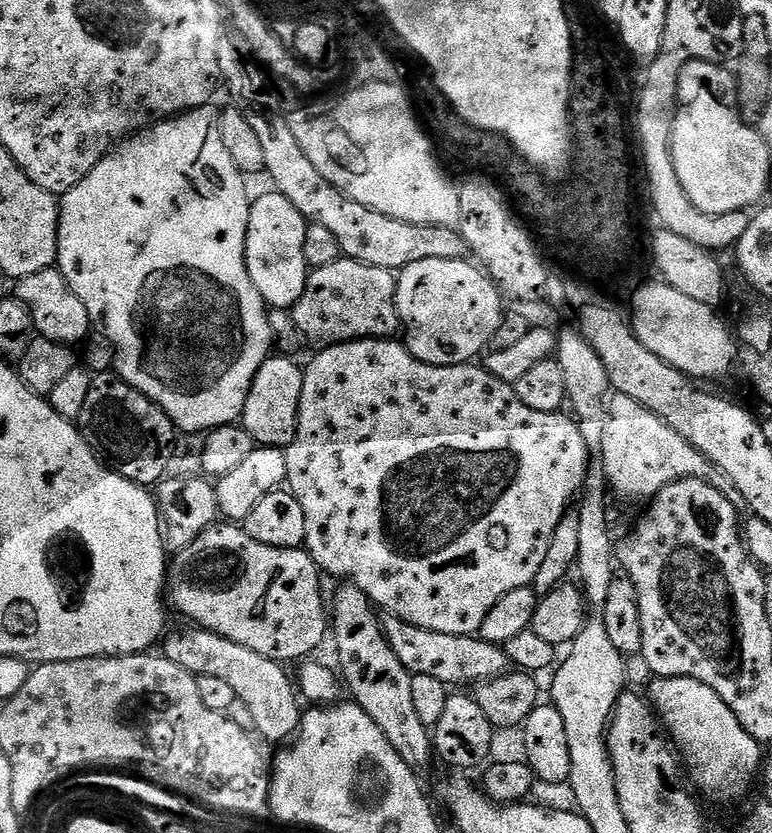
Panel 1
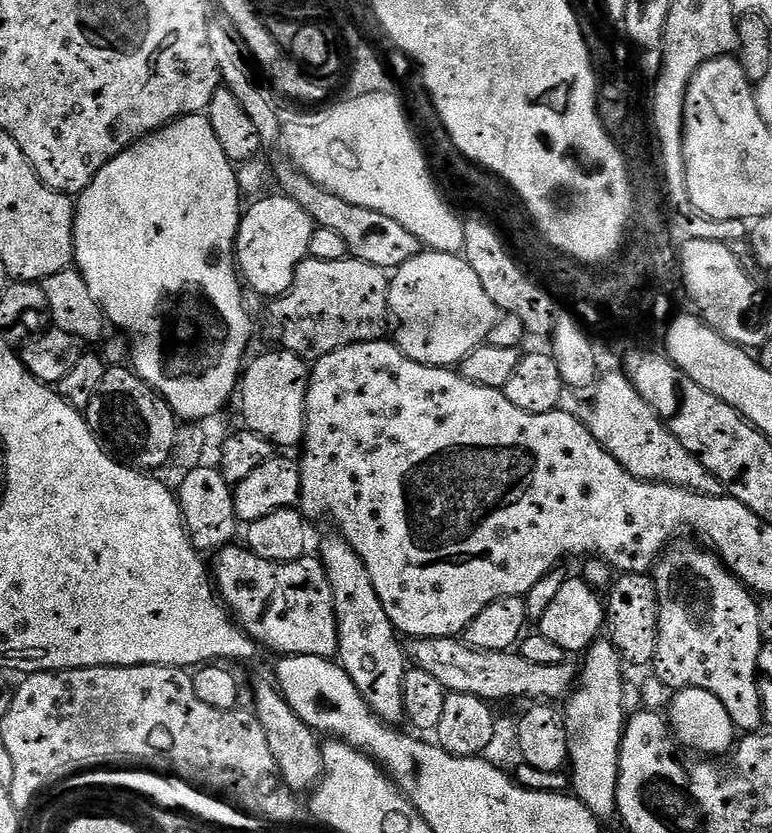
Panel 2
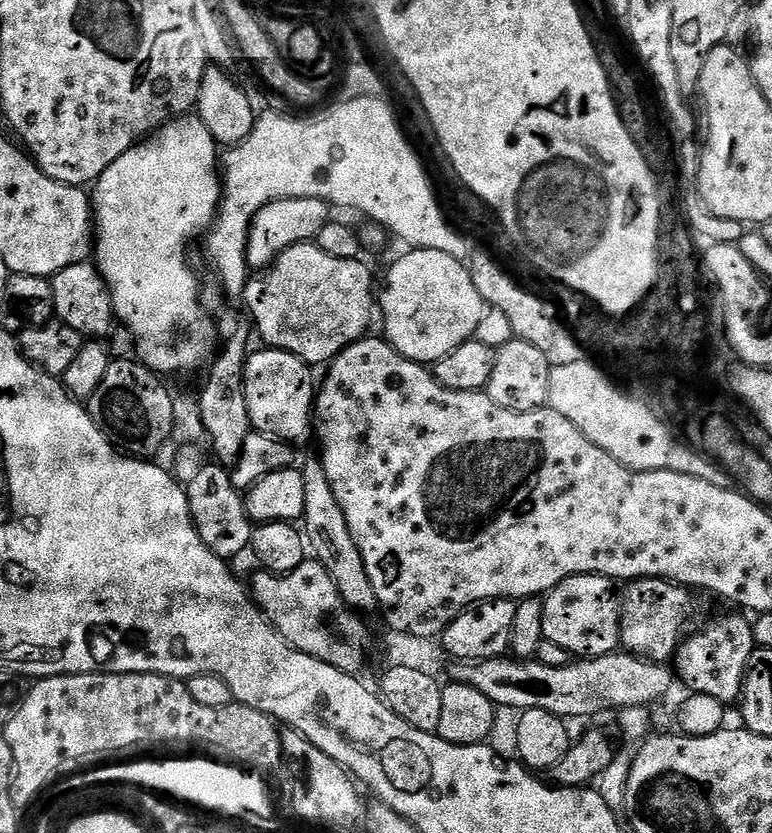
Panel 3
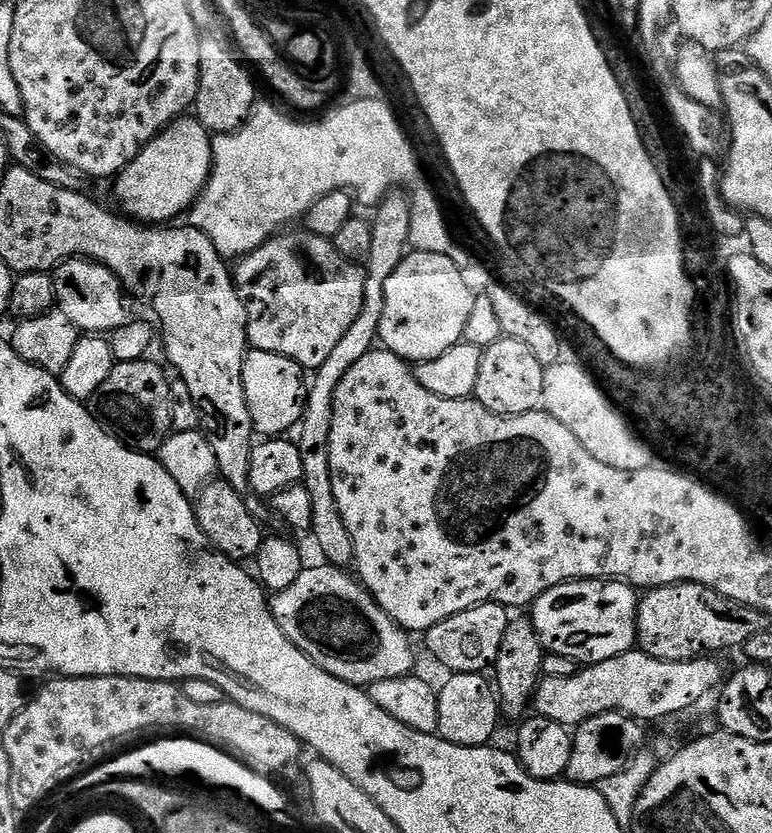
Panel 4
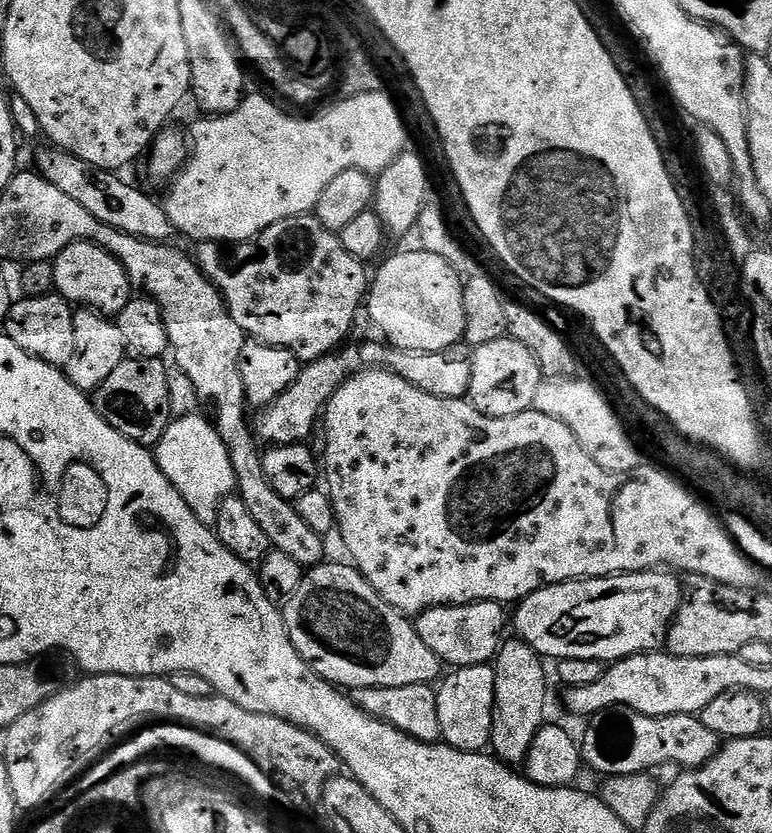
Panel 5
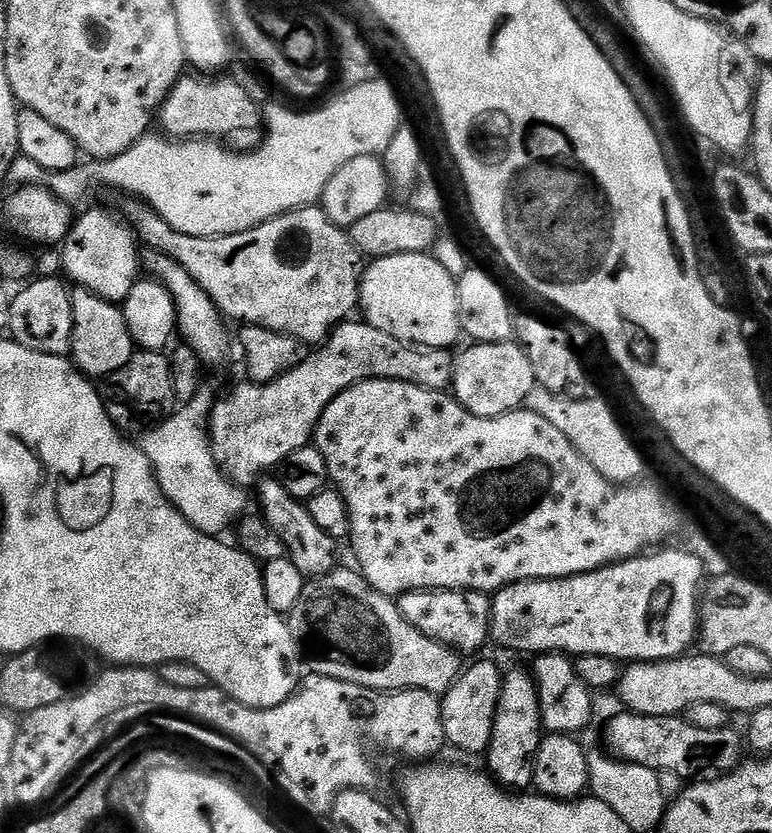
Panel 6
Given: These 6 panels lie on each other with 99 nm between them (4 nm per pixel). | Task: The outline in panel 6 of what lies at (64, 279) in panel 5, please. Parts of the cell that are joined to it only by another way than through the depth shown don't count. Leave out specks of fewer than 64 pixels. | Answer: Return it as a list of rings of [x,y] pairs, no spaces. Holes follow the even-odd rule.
[[[92,208],[81,216],[79,213],[62,242],[60,253],[64,263],[63,275],[73,285],[98,294],[98,298],[111,304],[123,305],[130,290],[134,290],[136,281],[141,279],[142,256],[136,253],[138,241],[132,225],[121,217],[120,220],[108,208]]]

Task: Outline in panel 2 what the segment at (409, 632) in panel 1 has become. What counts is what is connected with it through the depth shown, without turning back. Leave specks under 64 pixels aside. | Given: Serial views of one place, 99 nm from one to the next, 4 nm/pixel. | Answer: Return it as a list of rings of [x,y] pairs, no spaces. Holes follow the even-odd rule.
[[[450,636],[425,640],[413,639],[411,644],[411,663],[426,670],[426,674],[434,674],[435,680],[442,682],[448,693],[474,694],[489,702],[520,700],[523,696],[528,702],[560,702],[573,691],[578,680],[576,664],[574,666],[571,662],[565,662],[558,666],[538,666],[534,662],[526,662],[526,658],[522,658],[516,650],[483,652],[471,648],[463,639]]]

